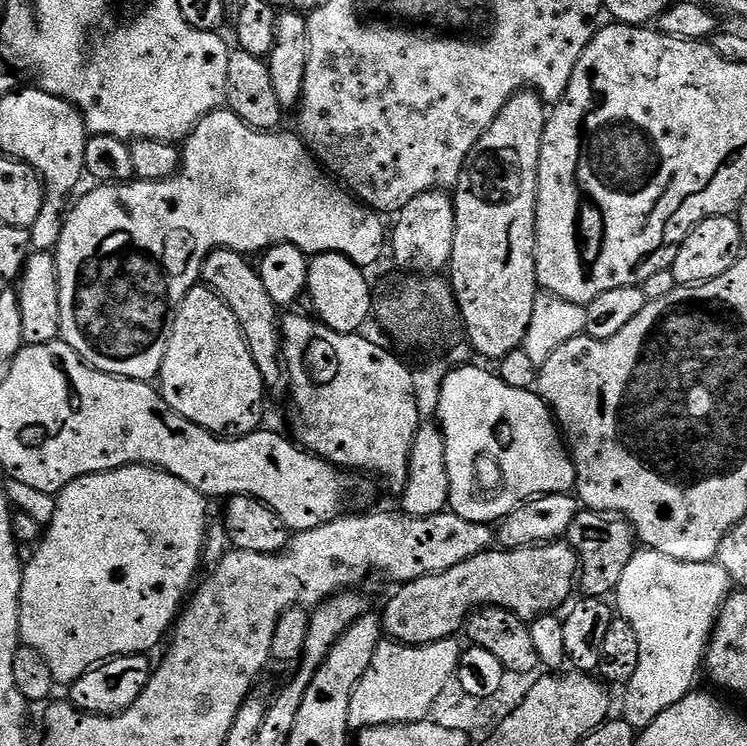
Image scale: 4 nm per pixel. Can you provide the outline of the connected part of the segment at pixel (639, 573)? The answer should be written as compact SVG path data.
M647 550L632 553L630 566L622 574L622 582L618 582L614 593L614 608L619 619L630 622L634 626L634 634L638 634L638 671L634 678L623 689L624 712L622 718L631 728L643 730L658 718L670 706L674 706L682 697L693 691L696 675L701 675L702 665L708 650L708 642L712 638L712 629L720 616L725 600L730 595L730 581L726 570L719 563L691 564L678 562L674 558L666 558L666 554L658 554Z

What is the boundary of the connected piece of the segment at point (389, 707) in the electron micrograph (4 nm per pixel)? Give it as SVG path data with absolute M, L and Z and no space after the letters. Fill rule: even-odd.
M455 639L439 640L433 644L381 642L377 646L377 652L370 662L369 669L366 670L360 684L353 690L353 697L350 698L349 729L373 728L383 724L417 724L419 720L429 719L429 712L434 706L435 699L455 677L456 669L460 666L462 648L456 643Z

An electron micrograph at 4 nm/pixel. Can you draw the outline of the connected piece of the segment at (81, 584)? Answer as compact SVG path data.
M131 464L118 470L83 476L64 487L55 497L55 500L56 509L52 512L52 521L46 524L42 541L35 547L36 553L29 560L27 557L22 568L20 639L23 647L38 650L38 654L42 654L42 658L46 658L46 666L50 666L50 674L57 685L71 686L82 674L86 674L97 664L104 663L105 660L111 660L113 656L135 656L151 653L151 648L158 647L160 639L162 639L162 644L165 637L169 635L170 629L179 617L182 605L193 587L192 579L195 578L200 564L202 565L204 542L208 539L210 531L210 523L208 524L210 500L198 490L186 486L186 482L171 476L169 472L164 472L161 468L150 468L146 464Z

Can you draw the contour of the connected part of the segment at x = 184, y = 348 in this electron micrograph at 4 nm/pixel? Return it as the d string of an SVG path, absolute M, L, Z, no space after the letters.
M207 286L189 290L178 306L166 358L160 367L158 391L182 418L202 426L213 436L248 436L261 427L264 379L258 366L254 366L238 318Z

